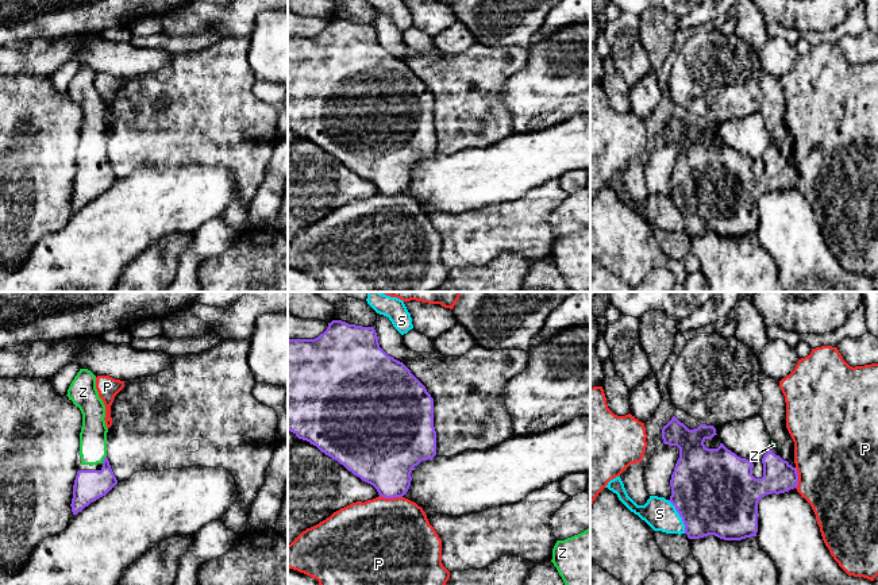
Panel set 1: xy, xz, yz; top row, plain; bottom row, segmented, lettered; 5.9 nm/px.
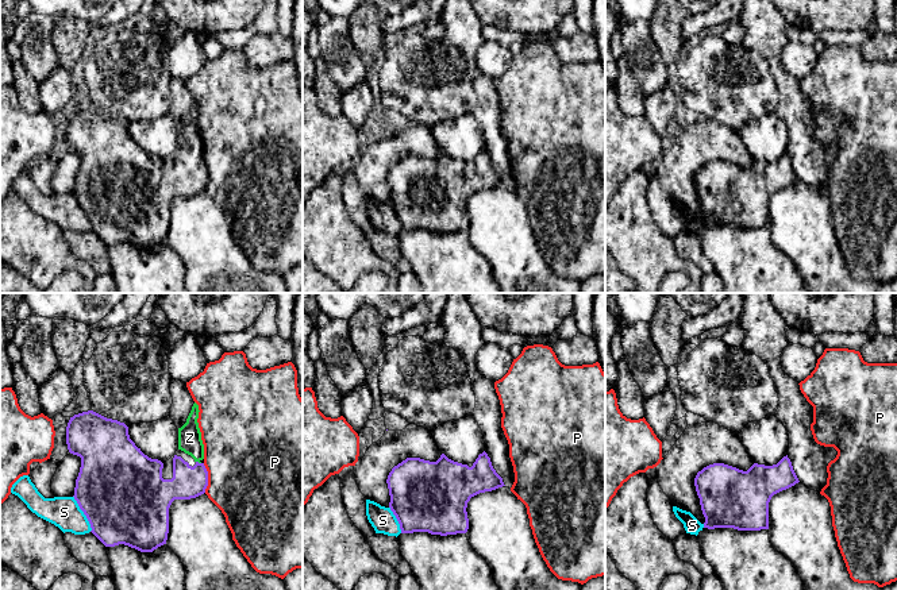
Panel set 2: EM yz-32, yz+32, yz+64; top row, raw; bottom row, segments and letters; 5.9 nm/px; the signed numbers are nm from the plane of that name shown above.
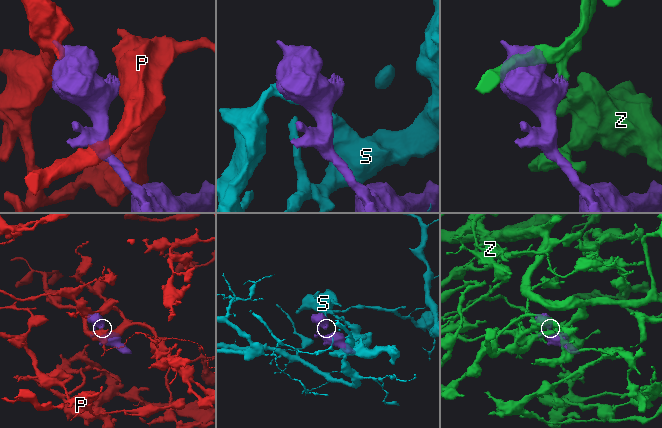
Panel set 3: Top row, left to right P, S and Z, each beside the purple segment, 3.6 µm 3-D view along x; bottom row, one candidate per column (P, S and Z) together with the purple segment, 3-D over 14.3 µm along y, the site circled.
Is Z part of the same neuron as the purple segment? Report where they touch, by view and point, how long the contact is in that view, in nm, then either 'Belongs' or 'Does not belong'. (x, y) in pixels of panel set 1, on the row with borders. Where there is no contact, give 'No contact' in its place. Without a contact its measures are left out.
Touches purple at xy (104, 460). Shared border 50 nm. Belongs

